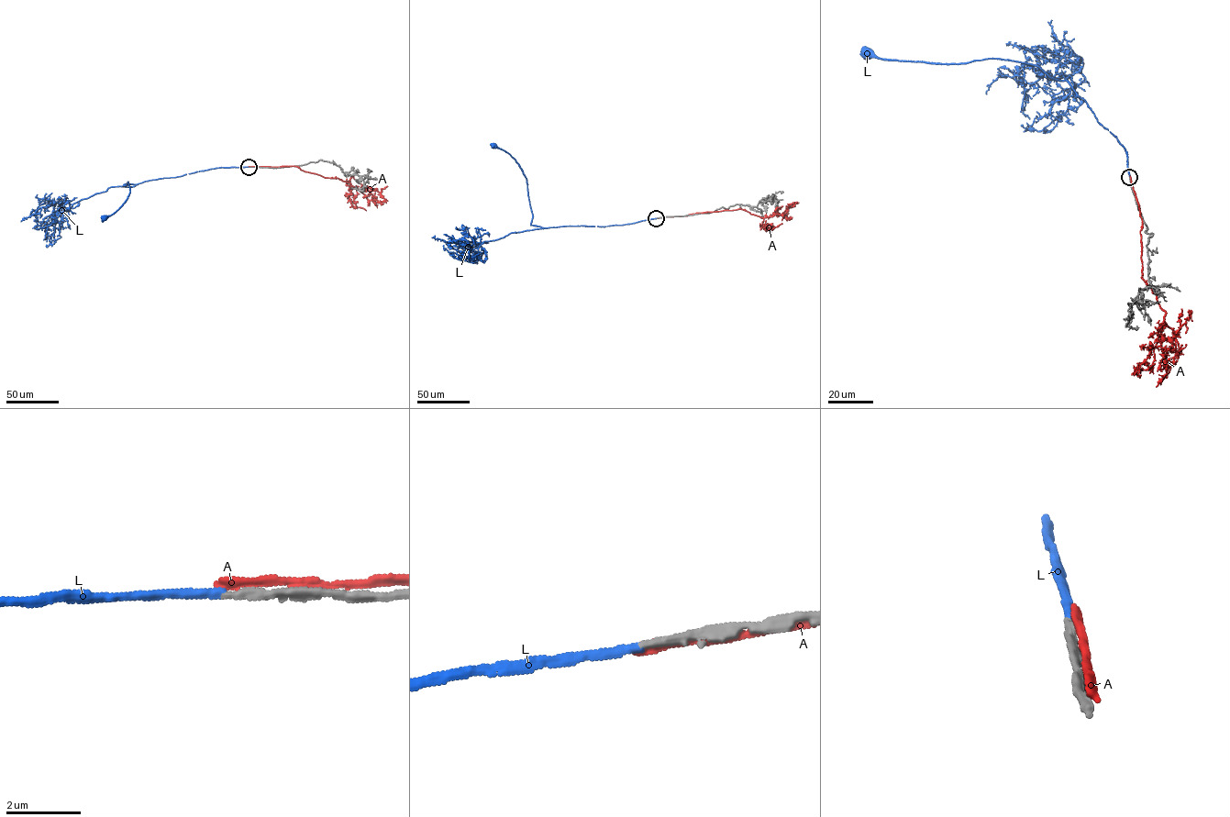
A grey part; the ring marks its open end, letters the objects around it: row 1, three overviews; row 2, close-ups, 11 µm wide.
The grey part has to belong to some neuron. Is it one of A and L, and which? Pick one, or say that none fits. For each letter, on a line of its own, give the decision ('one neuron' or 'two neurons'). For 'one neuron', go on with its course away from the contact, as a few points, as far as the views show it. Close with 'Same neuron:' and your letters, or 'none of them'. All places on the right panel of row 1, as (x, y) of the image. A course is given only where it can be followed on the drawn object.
A: two neurons
L: one neuron; it runs (1129, 177), (1124, 146), (1067, 80), (1011, 60), (941, 64), (865, 53)
Same neuron: L

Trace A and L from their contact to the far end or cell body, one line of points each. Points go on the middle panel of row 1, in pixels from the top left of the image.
A: (658, 218), (741, 208), (762, 218), (781, 215), (792, 206)
L: (656, 218), (603, 226), (543, 228), (531, 225), (533, 215), (525, 175), (515, 160), (494, 145)

